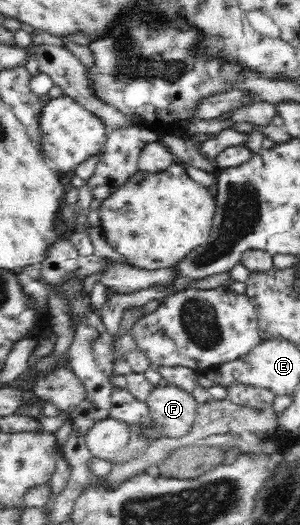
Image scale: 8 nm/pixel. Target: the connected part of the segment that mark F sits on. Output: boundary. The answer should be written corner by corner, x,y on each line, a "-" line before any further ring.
162,383
152,387
145,401
156,429
149,433
147,427
136,425
142,436
152,440
160,436
183,437
190,431
198,409
198,402
190,392

